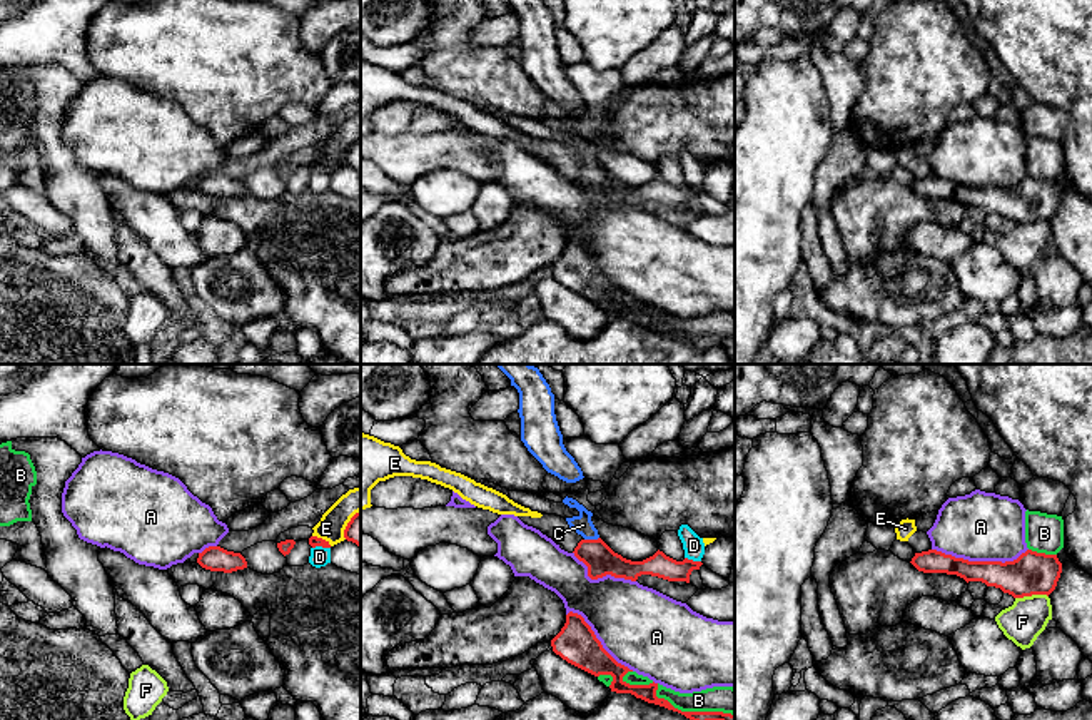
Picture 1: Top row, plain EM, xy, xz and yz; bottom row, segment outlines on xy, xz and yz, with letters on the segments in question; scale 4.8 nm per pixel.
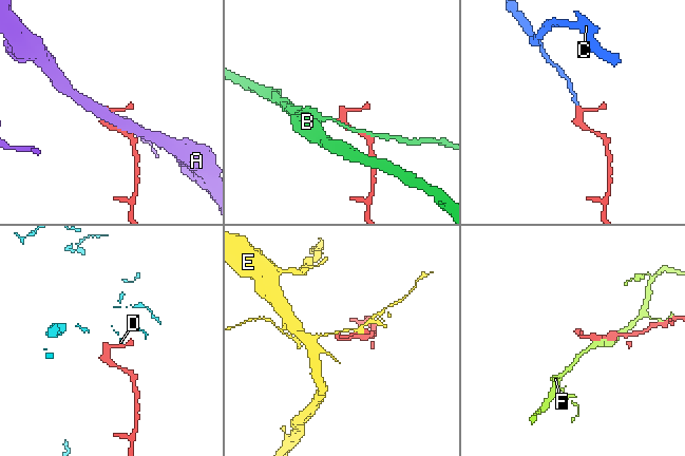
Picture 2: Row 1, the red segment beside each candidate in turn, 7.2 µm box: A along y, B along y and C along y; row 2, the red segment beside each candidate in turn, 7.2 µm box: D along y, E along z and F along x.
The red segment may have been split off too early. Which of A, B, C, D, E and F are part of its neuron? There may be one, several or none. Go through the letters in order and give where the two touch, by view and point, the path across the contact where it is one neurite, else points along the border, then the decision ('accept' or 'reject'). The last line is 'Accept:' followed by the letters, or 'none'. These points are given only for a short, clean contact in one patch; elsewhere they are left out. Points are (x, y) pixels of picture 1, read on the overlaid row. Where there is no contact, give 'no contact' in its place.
A: meets red in yz at (980, 562); reject
B: meets red in xz at (690, 712); reject
C: meets red in xz at (591, 540); runs through xz (596, 555), (591, 550), (591, 540), (583, 525); accept
D: meets red in xy at (321, 545); border along xy (329, 547), (313, 548); reject
E: meets red in xy at (323, 540); reject
F: meets red in yz at (1031, 595); reject
Accept: C

